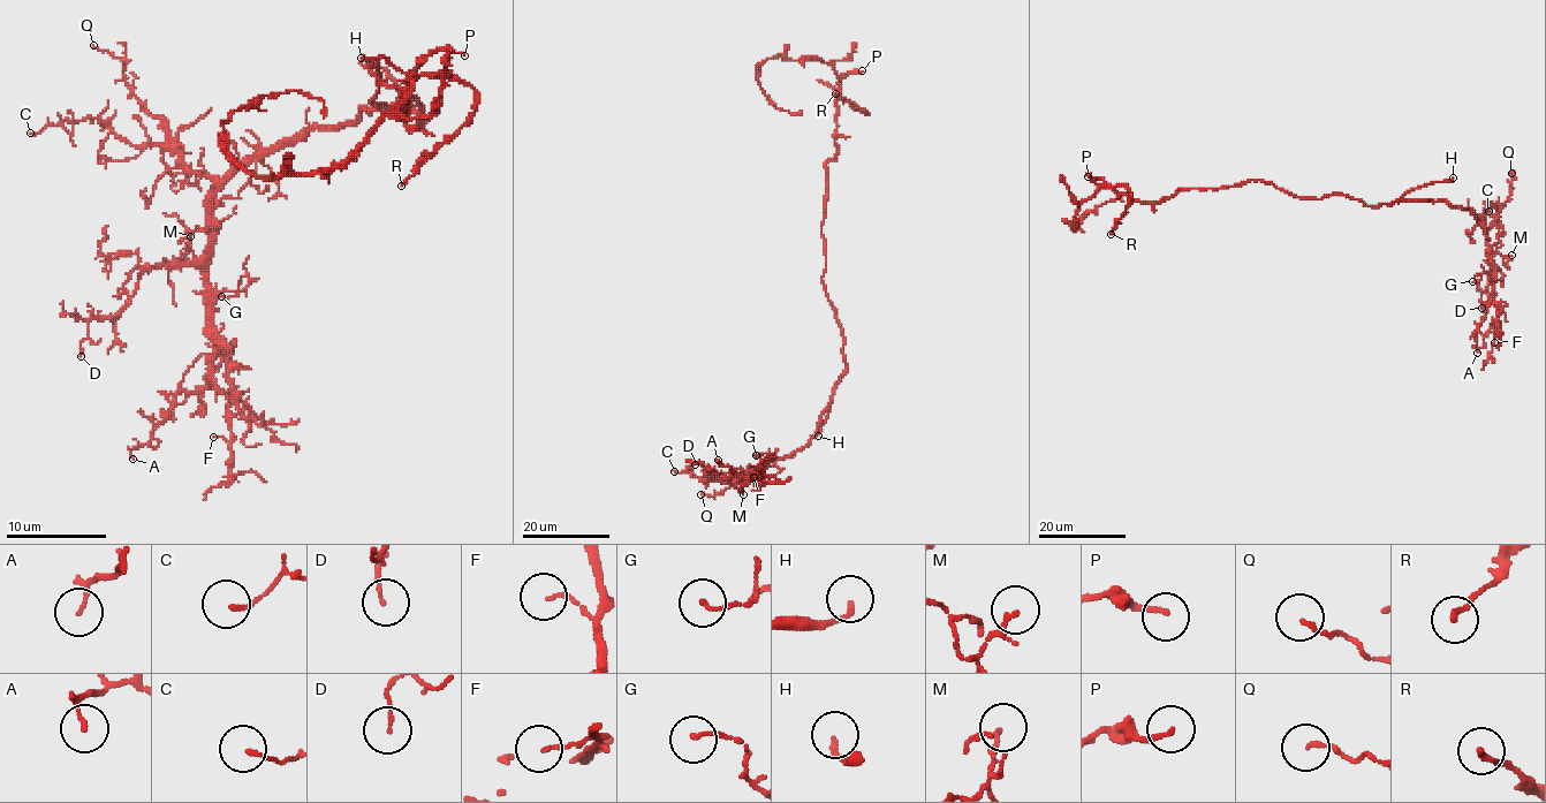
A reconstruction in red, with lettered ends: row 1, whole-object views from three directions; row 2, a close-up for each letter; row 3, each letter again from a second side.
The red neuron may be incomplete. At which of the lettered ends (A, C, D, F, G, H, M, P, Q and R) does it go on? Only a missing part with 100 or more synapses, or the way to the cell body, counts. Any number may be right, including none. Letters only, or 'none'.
H

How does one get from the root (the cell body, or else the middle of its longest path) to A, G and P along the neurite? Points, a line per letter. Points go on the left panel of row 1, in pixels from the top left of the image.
A: (377, 96), (411, 96), (426, 118), (318, 126), (216, 194), (209, 381), (133, 459)
G: (377, 96), (411, 96), (426, 118), (318, 126), (216, 194), (209, 283), (251, 281), (221, 296)
P: (377, 96), (373, 62), (379, 81), (401, 90), (404, 113), (411, 75), (429, 55), (464, 55)

